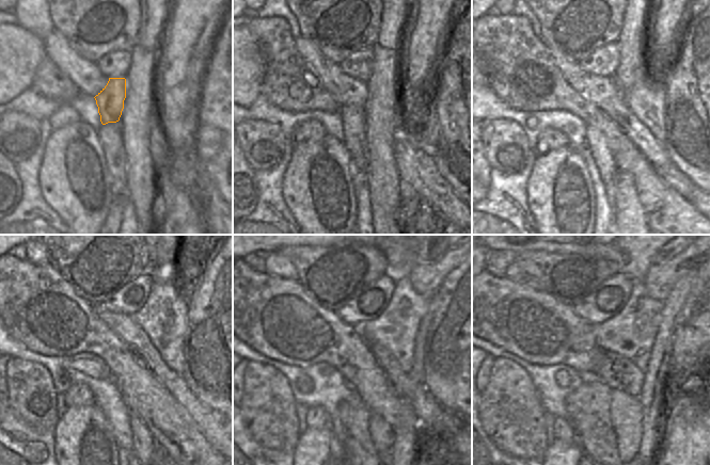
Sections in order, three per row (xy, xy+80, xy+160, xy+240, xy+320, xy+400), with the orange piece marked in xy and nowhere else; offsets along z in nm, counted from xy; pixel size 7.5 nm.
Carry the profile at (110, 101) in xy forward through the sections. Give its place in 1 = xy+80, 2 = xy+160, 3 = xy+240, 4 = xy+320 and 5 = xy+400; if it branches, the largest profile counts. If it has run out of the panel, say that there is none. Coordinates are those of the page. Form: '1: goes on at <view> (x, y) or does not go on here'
1: goes on at xy+80 (352, 117)
2: goes on at xy+160 (595, 142)
3: goes on at xy+240 (143, 446)
4: goes on at xy+320 (381, 451)
5: does not go on here

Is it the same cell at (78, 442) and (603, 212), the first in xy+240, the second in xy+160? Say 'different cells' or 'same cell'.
different cells

